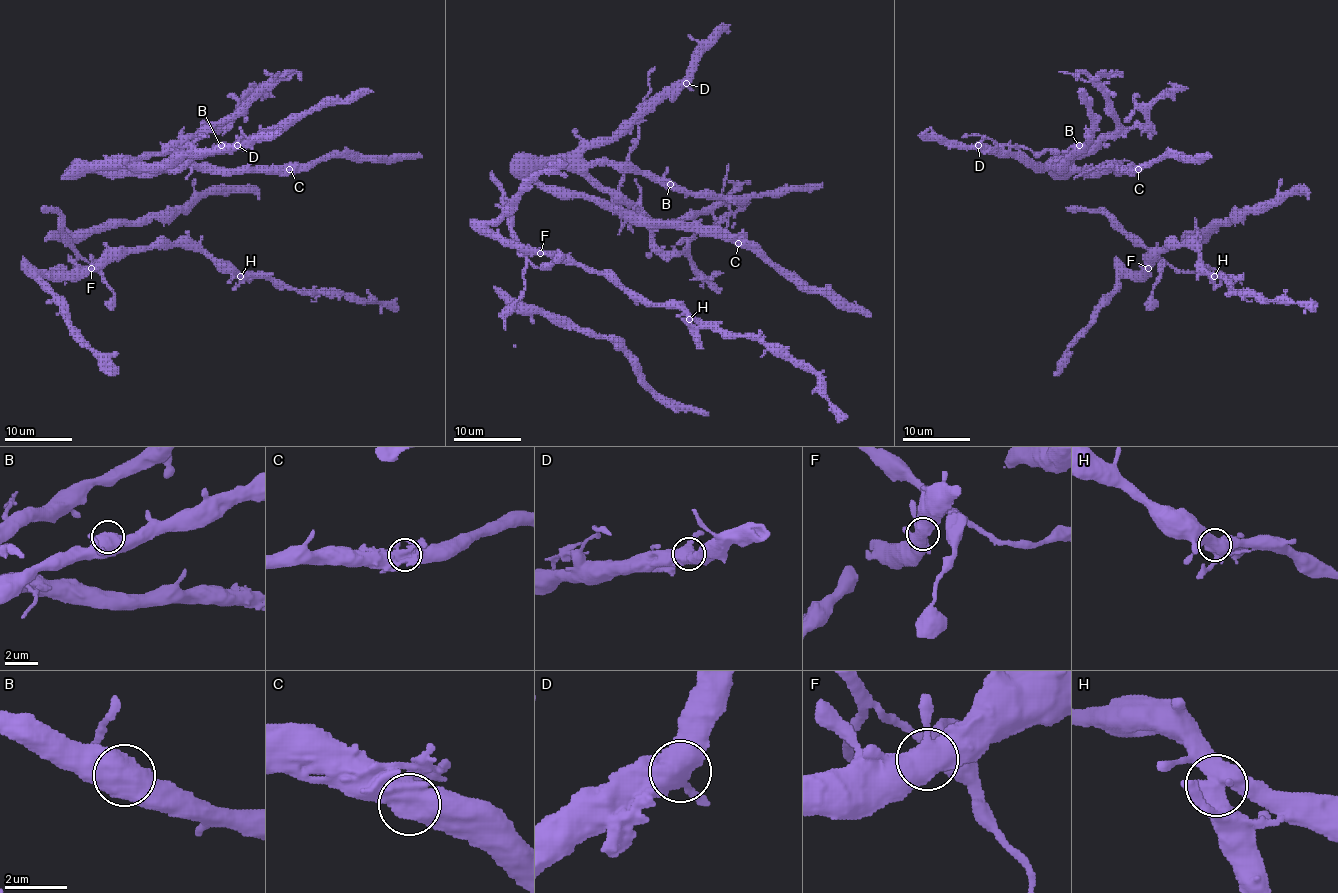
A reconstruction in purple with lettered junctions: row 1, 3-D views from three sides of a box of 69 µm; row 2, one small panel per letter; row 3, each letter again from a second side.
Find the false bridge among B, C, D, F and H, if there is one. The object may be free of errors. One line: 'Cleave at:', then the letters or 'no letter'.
Cleave at: H

